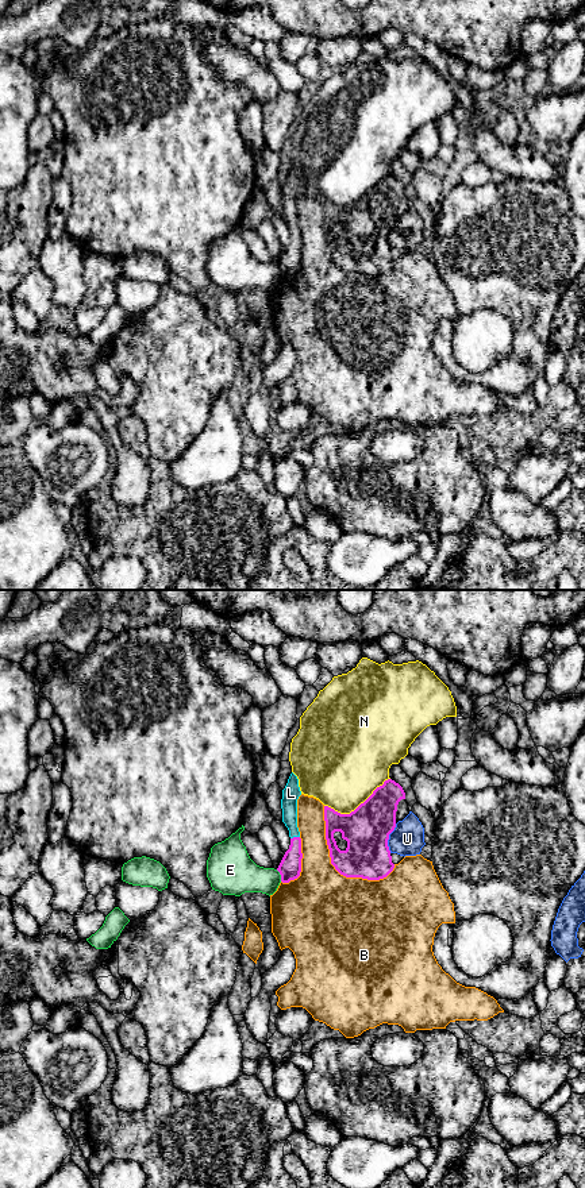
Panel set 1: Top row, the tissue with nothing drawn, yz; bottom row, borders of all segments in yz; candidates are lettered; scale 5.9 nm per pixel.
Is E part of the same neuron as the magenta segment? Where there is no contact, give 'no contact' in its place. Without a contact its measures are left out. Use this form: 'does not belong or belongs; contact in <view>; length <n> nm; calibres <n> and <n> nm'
does not belong; contact in yz; length 80 nm; calibres 140 and 240 nm

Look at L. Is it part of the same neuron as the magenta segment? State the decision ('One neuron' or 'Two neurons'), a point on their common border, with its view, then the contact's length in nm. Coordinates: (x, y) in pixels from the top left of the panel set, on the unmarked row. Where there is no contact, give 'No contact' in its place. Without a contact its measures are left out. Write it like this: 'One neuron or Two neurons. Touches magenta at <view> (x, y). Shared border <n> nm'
One neuron. Touches magenta at yz (295, 232). Shared border 60 nm

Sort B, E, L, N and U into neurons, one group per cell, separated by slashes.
B / E / L / N / U

